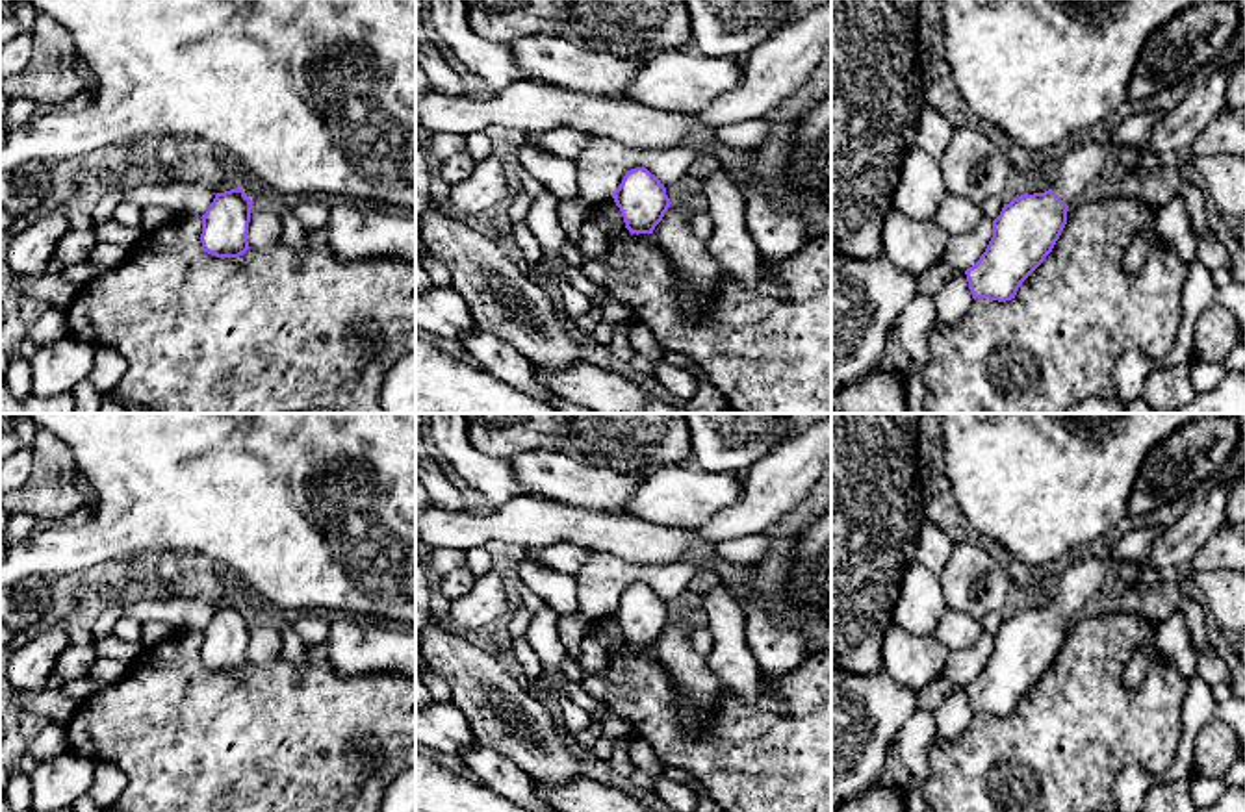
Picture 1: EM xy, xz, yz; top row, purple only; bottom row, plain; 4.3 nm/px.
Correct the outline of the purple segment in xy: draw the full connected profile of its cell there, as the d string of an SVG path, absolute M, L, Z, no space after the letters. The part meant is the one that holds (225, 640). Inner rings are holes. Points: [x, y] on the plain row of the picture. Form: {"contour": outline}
{"contour": "M239 603L217 608L202 634L200 658L217 673L239 673L250 662L247 656L252 615Z"}

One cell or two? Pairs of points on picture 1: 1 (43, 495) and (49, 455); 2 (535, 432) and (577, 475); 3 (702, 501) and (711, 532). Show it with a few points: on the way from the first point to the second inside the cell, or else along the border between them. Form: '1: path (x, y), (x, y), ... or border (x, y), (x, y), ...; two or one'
1: path (49, 486), (49, 464); one
2: border (509, 458), (524, 451), (559, 451), (592, 466); two
3: border (741, 495), (693, 531); two

